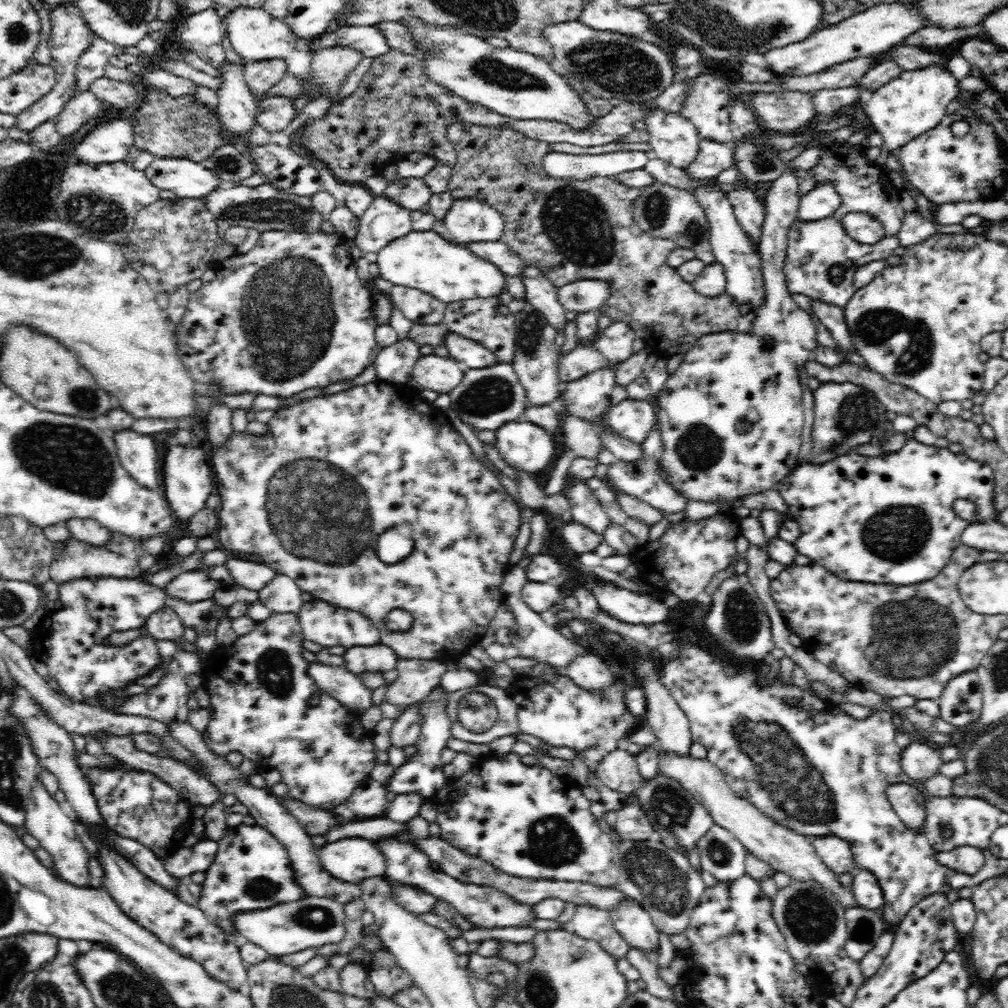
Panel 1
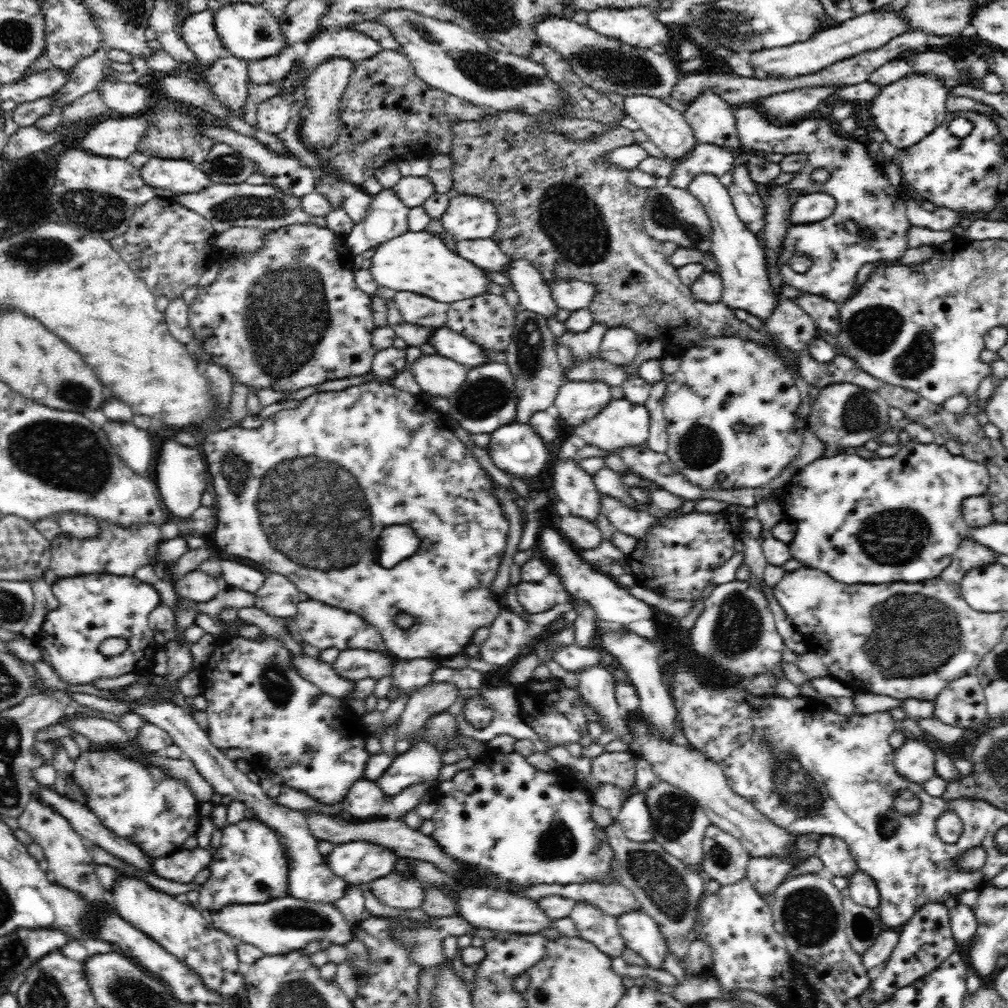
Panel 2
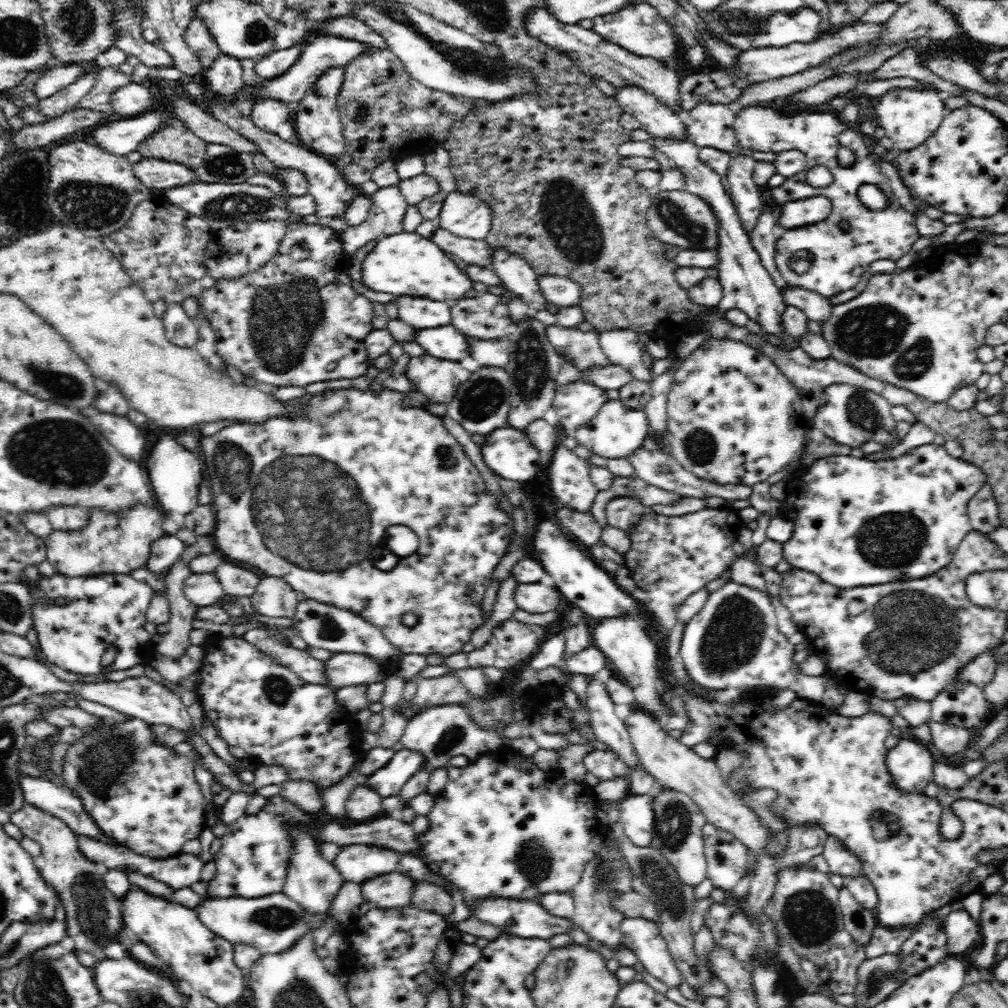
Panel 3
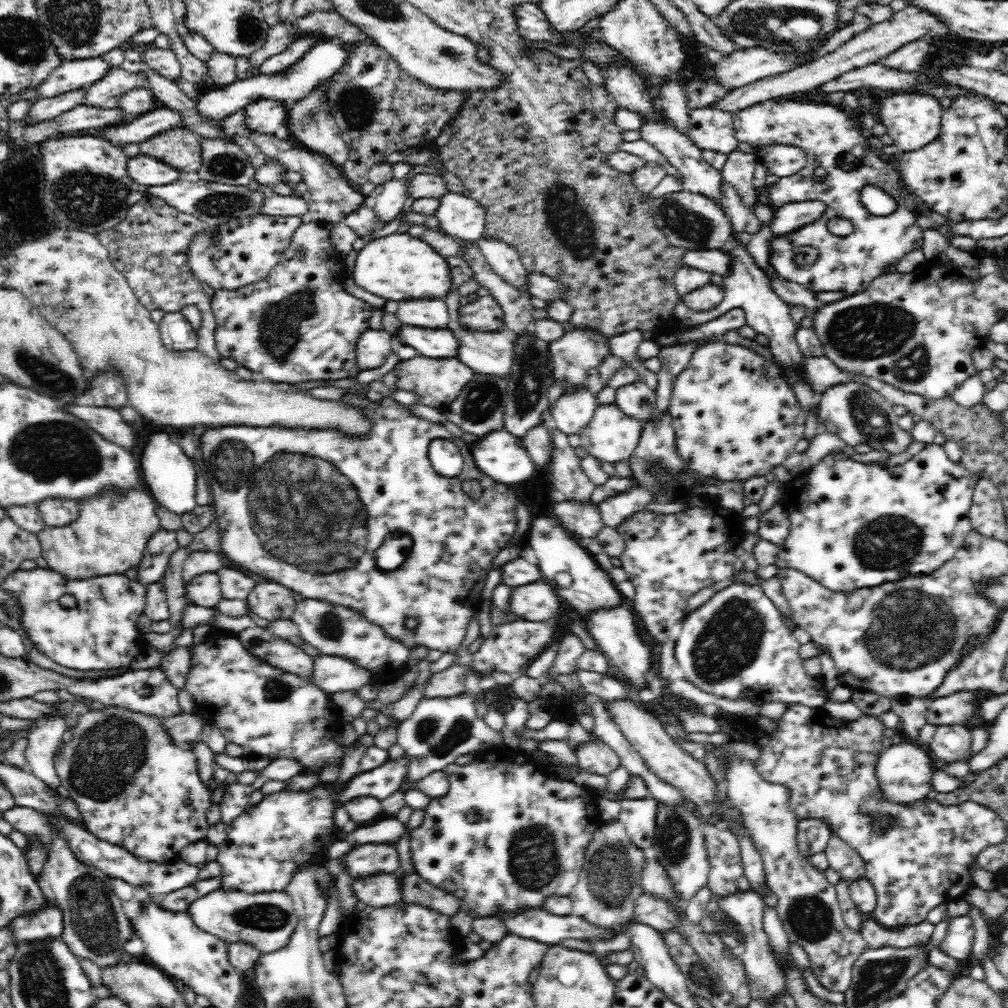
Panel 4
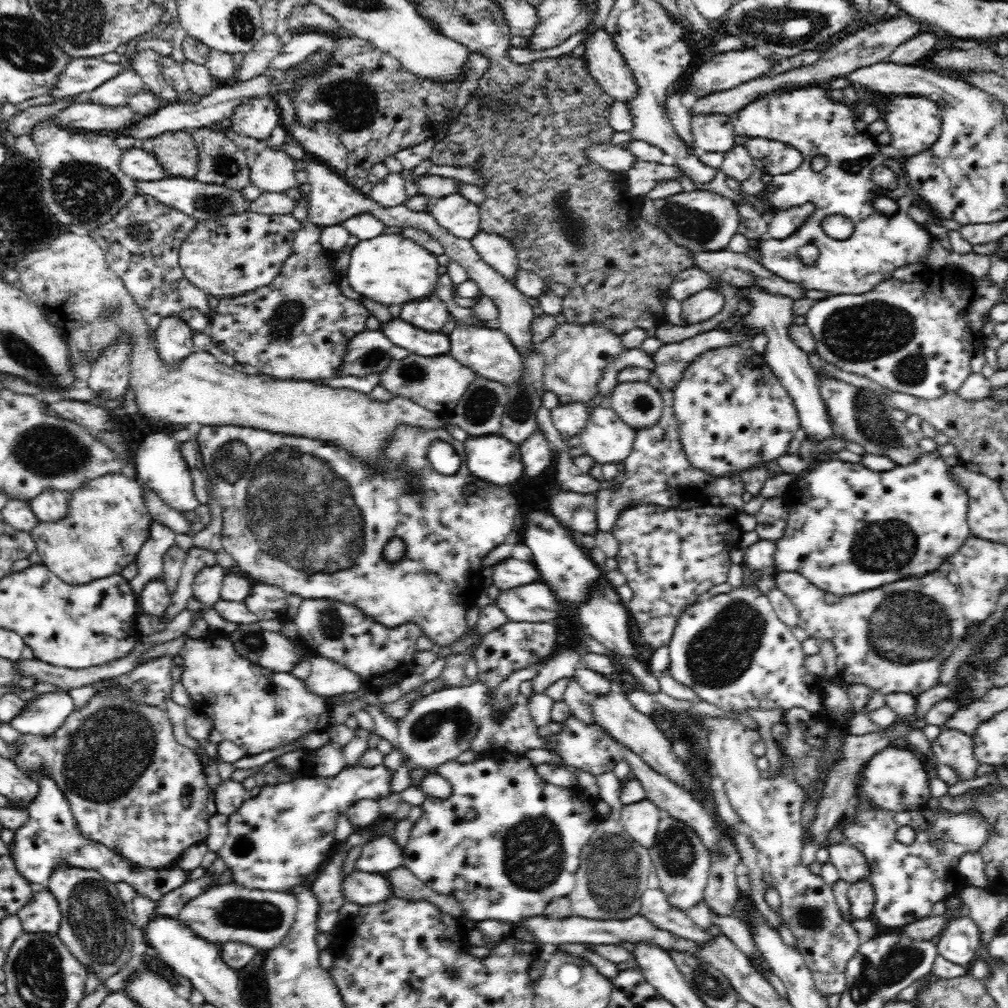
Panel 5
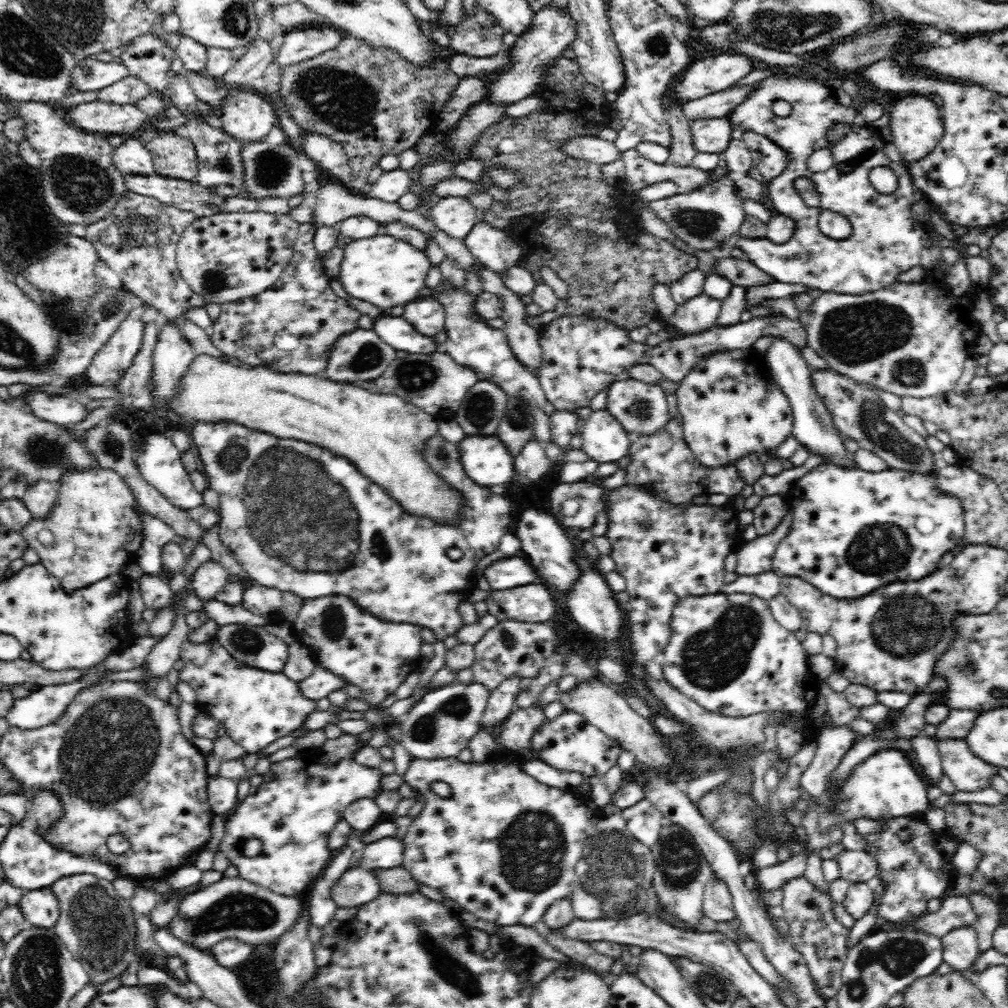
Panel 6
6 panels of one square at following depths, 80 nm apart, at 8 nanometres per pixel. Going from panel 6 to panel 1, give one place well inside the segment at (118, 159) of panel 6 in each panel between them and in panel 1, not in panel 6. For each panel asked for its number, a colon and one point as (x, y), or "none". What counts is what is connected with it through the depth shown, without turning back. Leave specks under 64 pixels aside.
1: (187, 179)
2: (179, 176)
3: (153, 173)
4: (146, 170)
5: (135, 162)

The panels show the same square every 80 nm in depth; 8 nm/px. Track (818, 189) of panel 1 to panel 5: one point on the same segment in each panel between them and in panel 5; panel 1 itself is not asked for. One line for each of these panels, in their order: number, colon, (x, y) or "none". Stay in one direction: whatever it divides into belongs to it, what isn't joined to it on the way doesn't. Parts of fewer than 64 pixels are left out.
2: (808, 209)
3: (795, 214)
4: (789, 218)
5: (782, 223)

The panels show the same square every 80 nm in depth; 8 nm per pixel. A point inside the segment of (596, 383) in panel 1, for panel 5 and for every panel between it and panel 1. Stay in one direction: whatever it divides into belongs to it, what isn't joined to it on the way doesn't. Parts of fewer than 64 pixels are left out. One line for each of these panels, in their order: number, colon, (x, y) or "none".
2: (578, 402)
3: (577, 403)
4: (572, 412)
5: (569, 419)

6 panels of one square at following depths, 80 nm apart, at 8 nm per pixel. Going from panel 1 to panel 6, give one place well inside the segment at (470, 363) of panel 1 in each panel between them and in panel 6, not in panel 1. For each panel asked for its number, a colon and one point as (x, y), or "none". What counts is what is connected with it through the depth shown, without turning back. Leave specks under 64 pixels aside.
2: (447, 343)
3: (445, 342)
4: (433, 343)
5: (402, 334)
6: (396, 331)

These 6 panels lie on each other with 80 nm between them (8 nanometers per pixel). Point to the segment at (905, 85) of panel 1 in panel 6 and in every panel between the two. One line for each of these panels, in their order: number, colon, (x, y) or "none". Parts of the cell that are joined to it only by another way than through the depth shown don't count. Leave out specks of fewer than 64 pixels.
2: (907, 110)
3: (910, 117)
4: (913, 120)
5: (914, 121)
6: (917, 126)

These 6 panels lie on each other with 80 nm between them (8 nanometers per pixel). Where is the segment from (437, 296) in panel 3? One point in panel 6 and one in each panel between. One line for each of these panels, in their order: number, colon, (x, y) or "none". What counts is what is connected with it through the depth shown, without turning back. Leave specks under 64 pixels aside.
4: (399, 267)
5: (389, 269)
6: (384, 271)

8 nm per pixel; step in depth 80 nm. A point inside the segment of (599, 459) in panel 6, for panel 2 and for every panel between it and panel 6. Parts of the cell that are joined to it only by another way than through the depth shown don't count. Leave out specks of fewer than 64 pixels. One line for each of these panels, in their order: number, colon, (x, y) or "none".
2: (620, 424)
3: (615, 432)
4: (610, 436)
5: (606, 437)

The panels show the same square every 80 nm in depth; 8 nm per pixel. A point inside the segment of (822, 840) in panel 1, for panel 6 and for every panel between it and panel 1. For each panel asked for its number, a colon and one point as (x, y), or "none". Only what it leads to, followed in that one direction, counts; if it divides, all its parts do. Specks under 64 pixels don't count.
2: (834, 852)
3: (841, 860)
4: (850, 866)
5: (852, 865)
6: (856, 866)

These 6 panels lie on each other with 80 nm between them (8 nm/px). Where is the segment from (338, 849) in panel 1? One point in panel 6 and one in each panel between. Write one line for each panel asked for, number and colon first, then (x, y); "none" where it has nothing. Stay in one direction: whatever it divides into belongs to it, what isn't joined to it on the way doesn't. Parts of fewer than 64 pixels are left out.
2: (358, 863)
3: (357, 863)
4: (367, 859)
5: (382, 854)
6: (386, 853)

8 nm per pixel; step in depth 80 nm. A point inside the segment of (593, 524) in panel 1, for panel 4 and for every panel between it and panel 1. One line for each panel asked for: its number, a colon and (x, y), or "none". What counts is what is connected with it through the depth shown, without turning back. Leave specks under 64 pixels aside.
2: (575, 487)
3: (570, 482)
4: (567, 476)

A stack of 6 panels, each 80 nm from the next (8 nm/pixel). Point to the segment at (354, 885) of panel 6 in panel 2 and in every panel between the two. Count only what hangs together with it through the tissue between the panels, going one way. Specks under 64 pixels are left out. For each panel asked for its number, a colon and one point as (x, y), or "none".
2: (396, 890)
3: (392, 890)
4: (383, 889)
5: (363, 888)

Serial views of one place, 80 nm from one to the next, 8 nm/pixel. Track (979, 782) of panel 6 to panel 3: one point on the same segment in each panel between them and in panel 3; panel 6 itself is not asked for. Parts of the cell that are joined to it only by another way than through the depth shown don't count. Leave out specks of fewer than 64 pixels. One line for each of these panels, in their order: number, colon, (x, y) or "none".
3: (950, 741)
4: (951, 744)
5: (953, 748)

